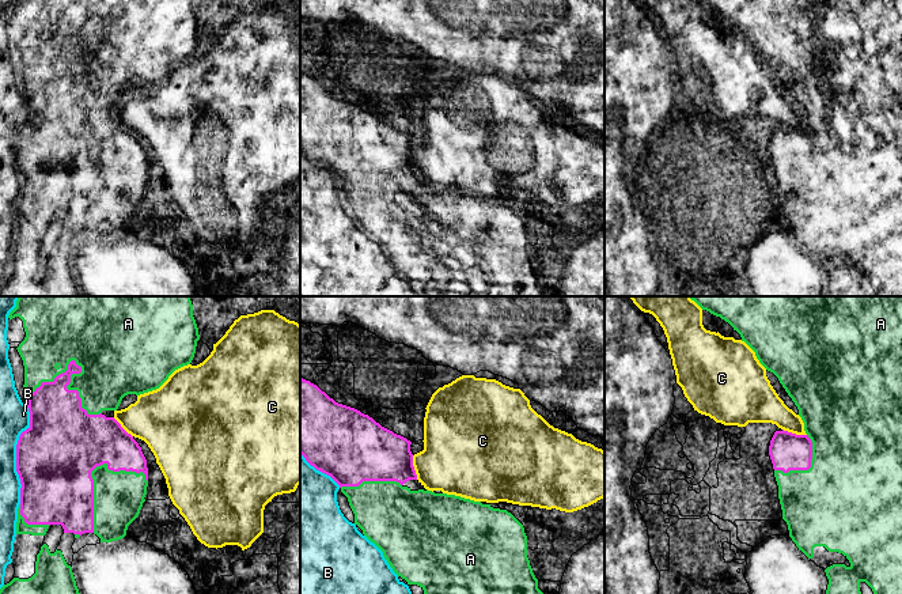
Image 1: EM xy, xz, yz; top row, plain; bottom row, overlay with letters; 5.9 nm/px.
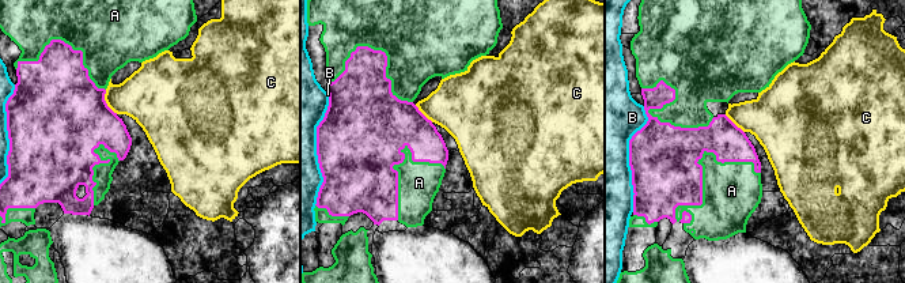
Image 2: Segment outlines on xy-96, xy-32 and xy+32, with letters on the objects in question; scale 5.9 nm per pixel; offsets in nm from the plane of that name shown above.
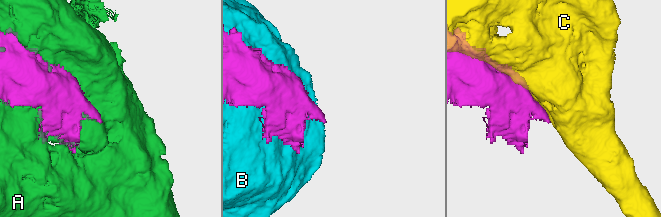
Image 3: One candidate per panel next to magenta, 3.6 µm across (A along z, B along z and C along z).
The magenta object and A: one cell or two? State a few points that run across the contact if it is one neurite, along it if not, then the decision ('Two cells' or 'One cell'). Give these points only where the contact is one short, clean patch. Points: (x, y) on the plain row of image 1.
Two cells

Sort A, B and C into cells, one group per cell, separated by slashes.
A B / C

